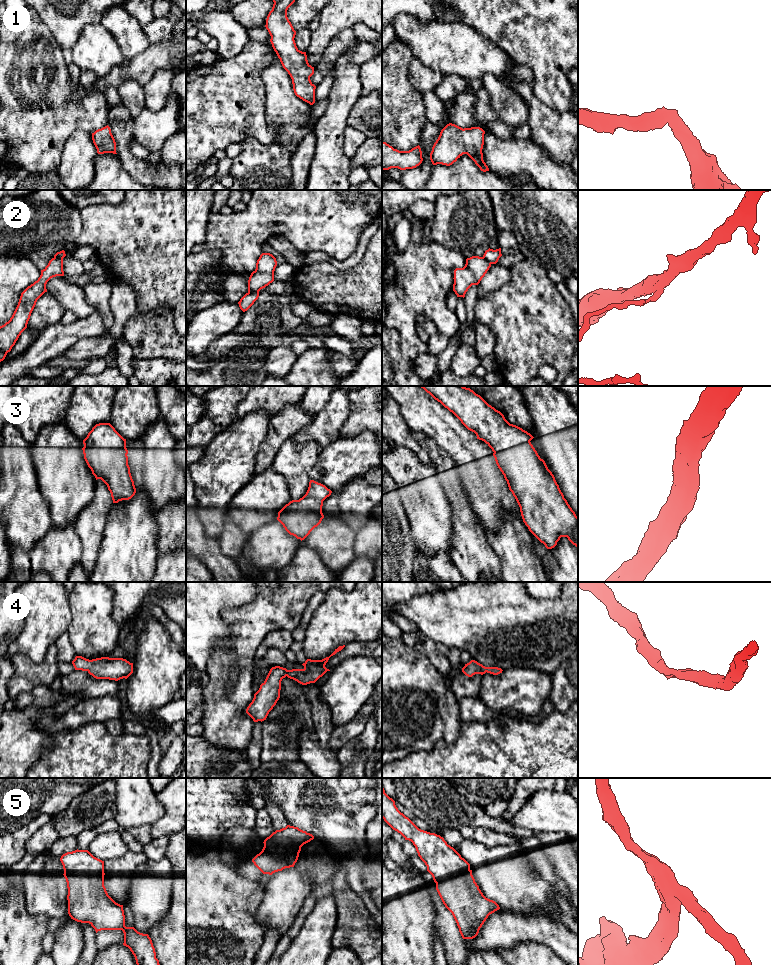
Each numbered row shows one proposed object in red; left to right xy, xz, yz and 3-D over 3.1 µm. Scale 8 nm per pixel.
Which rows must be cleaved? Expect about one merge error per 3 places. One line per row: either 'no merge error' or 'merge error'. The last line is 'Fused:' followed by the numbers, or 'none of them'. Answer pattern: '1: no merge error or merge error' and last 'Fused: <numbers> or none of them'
1: no merge error
2: merge error
3: no merge error
4: no merge error
5: no merge error
Fused: 2

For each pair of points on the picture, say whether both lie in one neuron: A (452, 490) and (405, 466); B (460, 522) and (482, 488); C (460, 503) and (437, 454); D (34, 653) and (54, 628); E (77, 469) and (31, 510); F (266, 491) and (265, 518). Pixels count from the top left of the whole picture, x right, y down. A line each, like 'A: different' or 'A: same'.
A: different
B: different
C: same
D: same
E: different
F: same

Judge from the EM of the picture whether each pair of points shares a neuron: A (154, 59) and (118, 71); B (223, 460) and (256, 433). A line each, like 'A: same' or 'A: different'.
A: same
B: same

